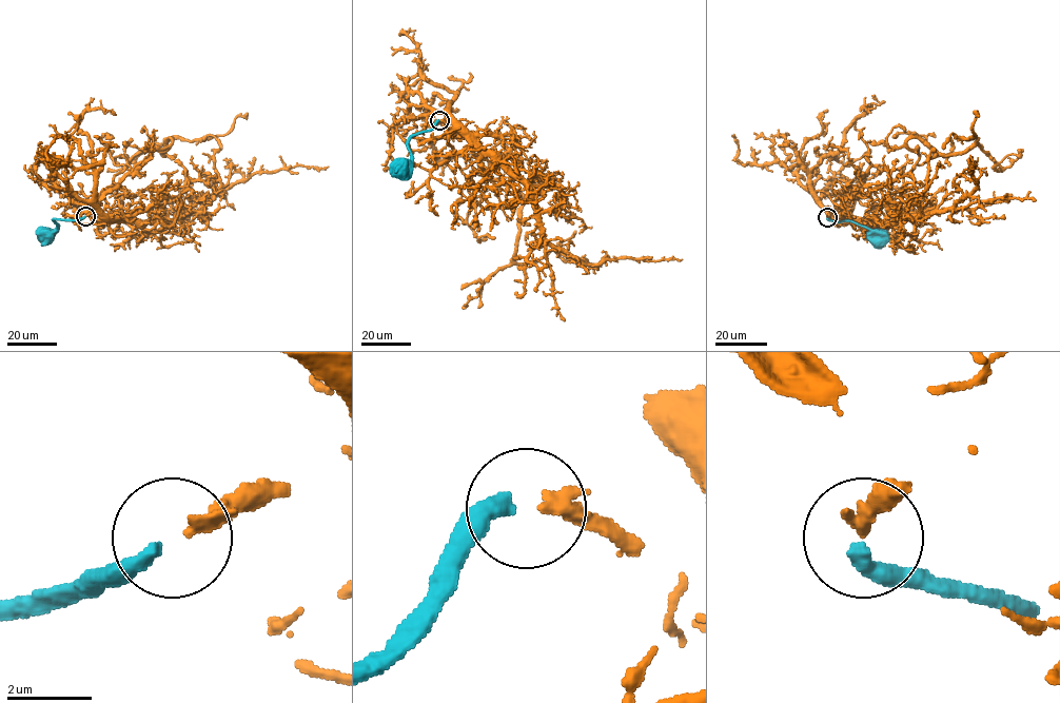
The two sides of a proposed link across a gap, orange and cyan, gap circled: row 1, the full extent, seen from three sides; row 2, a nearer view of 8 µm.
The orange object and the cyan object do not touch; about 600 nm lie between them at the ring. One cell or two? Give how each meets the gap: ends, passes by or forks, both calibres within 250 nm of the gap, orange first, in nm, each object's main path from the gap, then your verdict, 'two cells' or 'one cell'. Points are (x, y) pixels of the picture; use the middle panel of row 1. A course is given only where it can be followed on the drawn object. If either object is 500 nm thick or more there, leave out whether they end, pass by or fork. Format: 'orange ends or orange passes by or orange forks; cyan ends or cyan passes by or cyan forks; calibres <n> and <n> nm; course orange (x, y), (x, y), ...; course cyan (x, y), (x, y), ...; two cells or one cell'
orange passes by; cyan ends; calibres 240 and 360 nm; course orange (439, 120), (452, 124), (448, 142), (484, 208), (526, 197), (517, 264), (551, 251), (601, 260); course cyan (438, 120), (431, 129), (410, 138), (408, 145), (411, 160), (399, 169); one cell

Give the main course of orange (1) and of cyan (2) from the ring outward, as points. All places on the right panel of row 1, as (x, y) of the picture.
1: (827, 217), (845, 222), (857, 199), (909, 173), (919, 155), (907, 140), (963, 153), (973, 111)
2: (827, 218), (854, 221), (878, 237)

